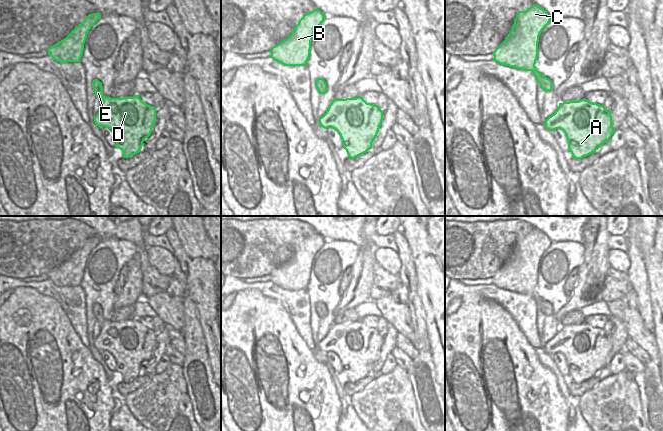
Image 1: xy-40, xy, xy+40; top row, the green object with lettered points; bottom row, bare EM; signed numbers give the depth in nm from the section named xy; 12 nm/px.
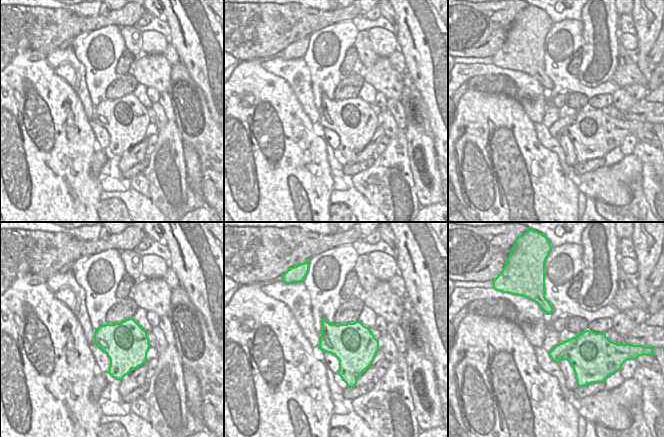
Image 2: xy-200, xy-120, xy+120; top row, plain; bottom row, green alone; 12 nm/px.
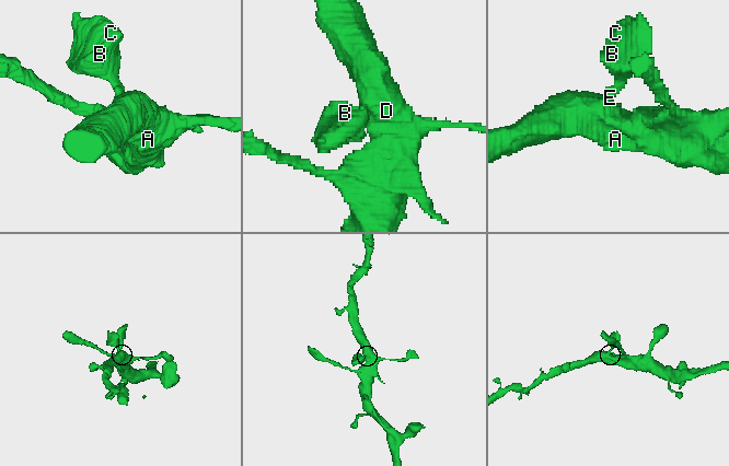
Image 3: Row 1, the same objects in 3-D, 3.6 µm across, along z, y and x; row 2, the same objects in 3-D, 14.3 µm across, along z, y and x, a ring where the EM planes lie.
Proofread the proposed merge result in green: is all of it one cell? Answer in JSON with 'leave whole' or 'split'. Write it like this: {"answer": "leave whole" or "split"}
{"answer": "leave whole"}

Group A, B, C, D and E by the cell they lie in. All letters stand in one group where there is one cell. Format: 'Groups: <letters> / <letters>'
Groups: A B C D E

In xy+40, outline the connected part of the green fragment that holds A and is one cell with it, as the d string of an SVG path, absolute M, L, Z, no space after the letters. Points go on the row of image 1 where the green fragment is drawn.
M586 99L559 103L554 114L543 123L549 131L562 130L568 140L568 150L575 159L582 159L604 143L608 143L615 129L611 111Z

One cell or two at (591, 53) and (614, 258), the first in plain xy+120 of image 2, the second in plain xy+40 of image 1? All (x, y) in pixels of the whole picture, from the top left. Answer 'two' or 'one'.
two

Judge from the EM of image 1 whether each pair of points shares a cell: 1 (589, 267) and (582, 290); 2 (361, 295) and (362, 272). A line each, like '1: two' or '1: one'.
1: one
2: one

